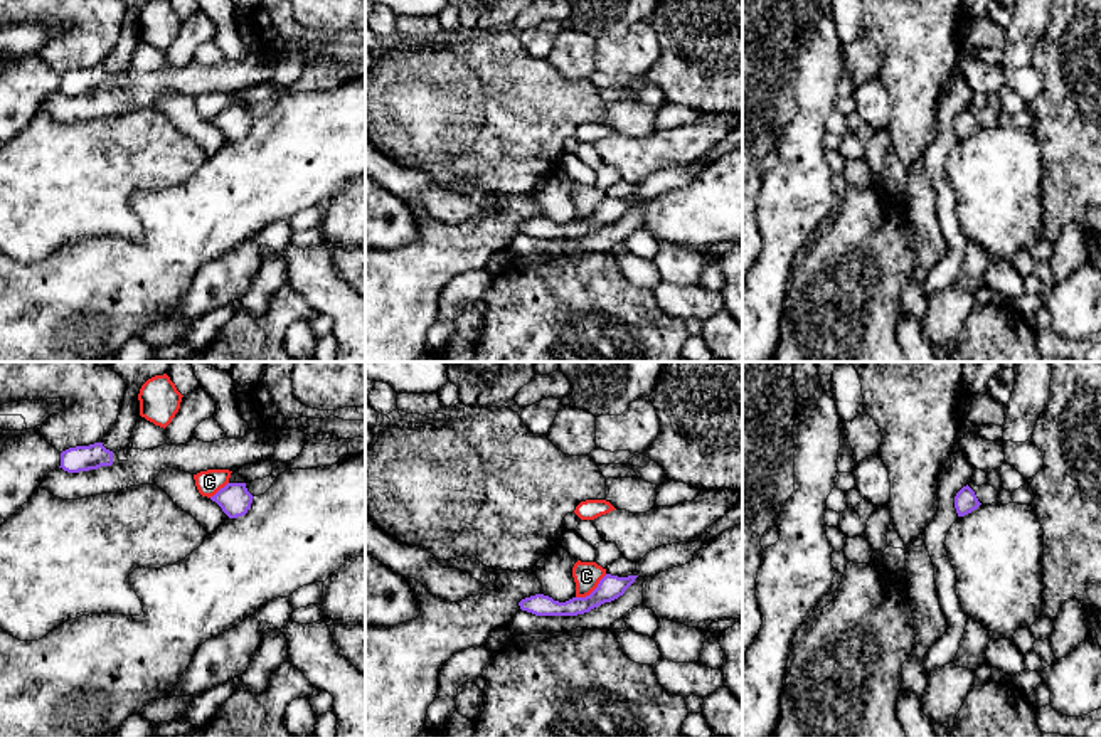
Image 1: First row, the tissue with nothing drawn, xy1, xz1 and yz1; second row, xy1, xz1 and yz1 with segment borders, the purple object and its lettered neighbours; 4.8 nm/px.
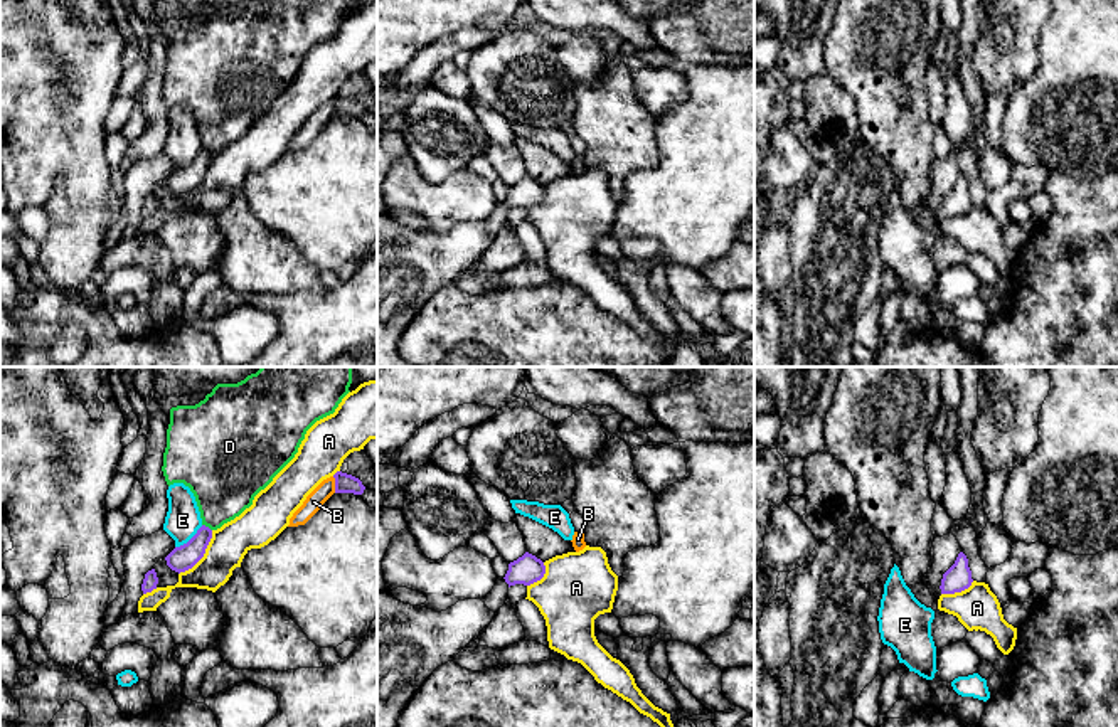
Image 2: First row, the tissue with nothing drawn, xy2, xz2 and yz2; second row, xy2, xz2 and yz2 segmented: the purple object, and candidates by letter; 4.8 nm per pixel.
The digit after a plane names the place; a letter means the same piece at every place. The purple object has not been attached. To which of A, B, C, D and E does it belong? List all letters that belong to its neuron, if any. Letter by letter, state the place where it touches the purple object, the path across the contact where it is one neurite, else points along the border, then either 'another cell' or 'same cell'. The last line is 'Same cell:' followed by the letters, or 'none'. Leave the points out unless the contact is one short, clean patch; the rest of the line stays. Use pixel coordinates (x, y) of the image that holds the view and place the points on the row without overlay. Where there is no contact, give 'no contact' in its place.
A: xy2 (202, 179) | another cell
B: xy2 (335, 108) | another cell
C: xz1 (593, 214) | along xz1 (606, 197), (588, 217), (576, 221) | another cell
D: xy2 (207, 150) | another cell
E: xy2 (191, 162) | along xy2 (202, 148), (175, 170) | another cell
Same cell: none

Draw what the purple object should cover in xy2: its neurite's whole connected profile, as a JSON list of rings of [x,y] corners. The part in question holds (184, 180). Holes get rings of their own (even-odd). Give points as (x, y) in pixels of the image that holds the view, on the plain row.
[[[202,148],[187,167],[175,170],[165,180],[167,188],[178,197],[192,192],[204,180],[210,162],[212,153]]]

